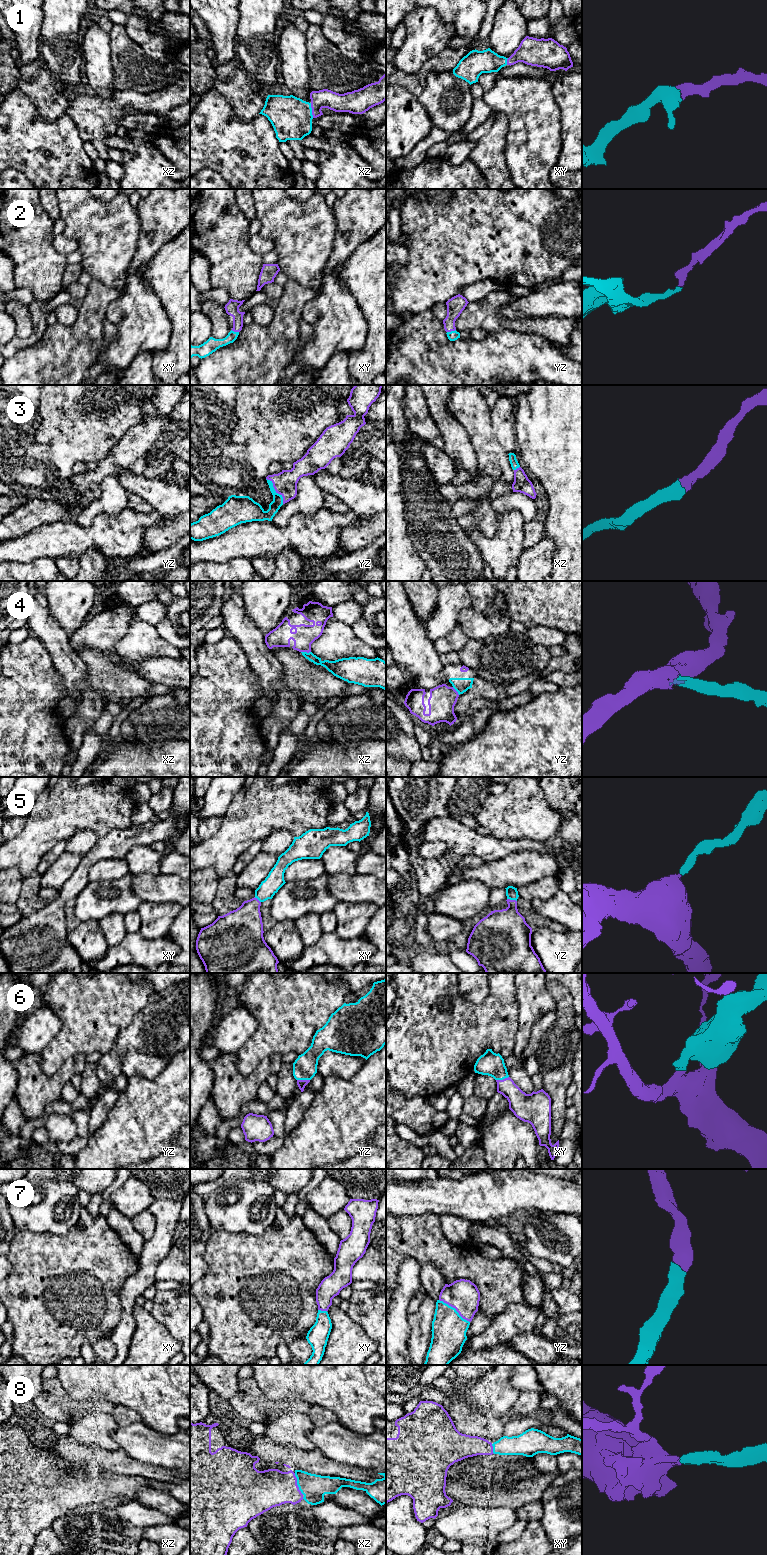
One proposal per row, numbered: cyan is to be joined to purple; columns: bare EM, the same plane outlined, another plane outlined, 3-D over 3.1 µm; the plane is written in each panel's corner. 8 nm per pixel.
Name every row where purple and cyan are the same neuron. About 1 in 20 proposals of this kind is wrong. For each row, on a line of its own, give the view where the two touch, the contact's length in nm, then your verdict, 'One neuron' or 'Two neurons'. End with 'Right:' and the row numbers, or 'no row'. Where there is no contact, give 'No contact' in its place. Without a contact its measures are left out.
1: Touches purple in xz. Shared border 120 nm. One neuron
2: Touches purple in yz. Shared border 80 nm. One neuron
3: Touches purple in yz. Shared border 240 nm. One neuron
4: Touches purple in xz. Shared border 80 nm. One neuron
5: Touches purple in yz. Shared border 80 nm. One neuron
6: Touches purple in yz. Shared border 100 nm. One neuron
7: Touches purple in yz. Shared border 320 nm. One neuron
8: Touches purple in xz. Shared border 190 nm. One neuron
Right: 1, 2, 3, 4, 5, 6, 7, 8

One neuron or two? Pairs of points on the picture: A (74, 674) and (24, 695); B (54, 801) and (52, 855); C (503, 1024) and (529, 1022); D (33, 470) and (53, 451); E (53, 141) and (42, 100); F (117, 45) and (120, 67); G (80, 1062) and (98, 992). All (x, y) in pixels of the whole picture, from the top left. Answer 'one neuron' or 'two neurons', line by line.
A: two neurons
B: two neurons
C: two neurons
D: two neurons
E: two neurons
F: one neuron
G: two neurons

